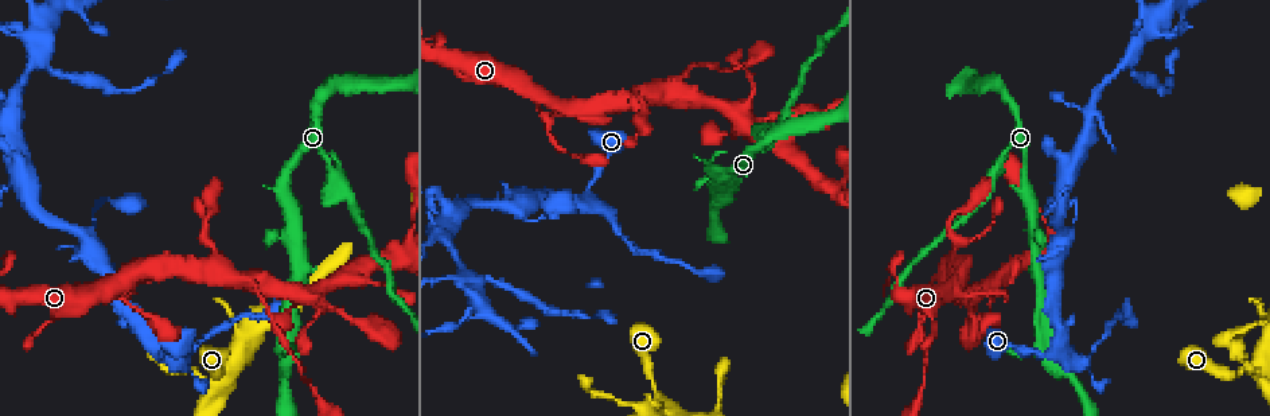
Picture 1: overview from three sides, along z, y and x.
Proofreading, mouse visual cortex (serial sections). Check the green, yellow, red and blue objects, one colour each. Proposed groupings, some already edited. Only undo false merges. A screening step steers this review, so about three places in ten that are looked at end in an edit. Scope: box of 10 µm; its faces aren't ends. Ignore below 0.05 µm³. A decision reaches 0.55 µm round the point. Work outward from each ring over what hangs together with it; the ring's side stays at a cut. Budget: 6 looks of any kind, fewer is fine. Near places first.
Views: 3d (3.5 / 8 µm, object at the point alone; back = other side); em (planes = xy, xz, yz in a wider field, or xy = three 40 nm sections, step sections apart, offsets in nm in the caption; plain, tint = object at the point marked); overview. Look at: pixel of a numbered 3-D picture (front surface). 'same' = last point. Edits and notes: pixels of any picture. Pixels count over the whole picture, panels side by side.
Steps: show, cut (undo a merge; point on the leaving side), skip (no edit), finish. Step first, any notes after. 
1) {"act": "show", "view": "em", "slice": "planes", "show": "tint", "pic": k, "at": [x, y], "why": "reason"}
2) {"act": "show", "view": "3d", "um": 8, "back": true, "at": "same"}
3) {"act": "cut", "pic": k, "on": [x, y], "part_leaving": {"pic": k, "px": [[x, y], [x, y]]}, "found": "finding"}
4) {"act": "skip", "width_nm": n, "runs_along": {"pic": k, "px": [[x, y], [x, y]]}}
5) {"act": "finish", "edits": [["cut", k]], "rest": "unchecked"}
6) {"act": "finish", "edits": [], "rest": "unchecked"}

{"act": "show", "view": "3d", "um": 3.5, "pic": 1, "at": [96, 207]}

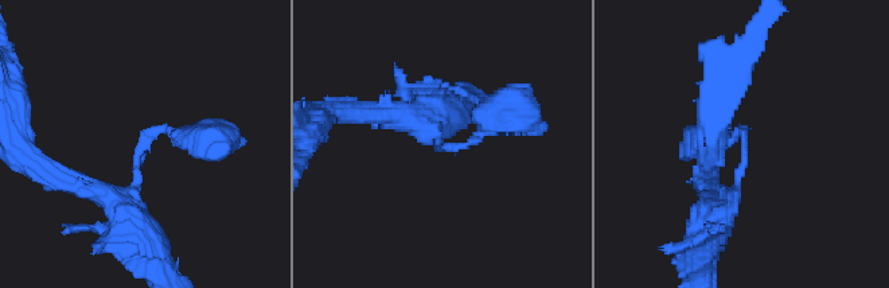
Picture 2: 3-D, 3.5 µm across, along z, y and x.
{"act": "show", "view": "em", "slice": "xy", "step": 1, "show": "tint", "pic": 2, "at": [743, 143], "arm_widths_nm": [300, 350]}

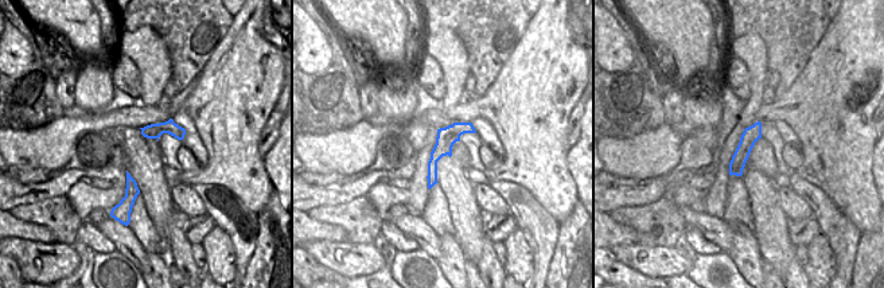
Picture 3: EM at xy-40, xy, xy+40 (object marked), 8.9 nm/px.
{"act": "skip", "width_nm": 190, "runs_along": {"pic": 3, "px": [[468, 125], [436, 154], [431, 182]]}, "found": "all the same cell"}

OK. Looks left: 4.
{"act": "show", "view": "3d", "um": 3.5, "pic": 1, "at": [680, 83], "why": "three-way junction"}

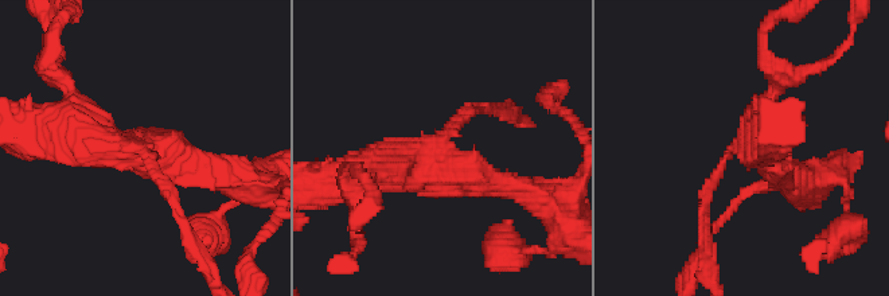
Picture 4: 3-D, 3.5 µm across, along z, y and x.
{"act": "show", "view": "em", "slice": "xy", "step": 3, "show": "tint", "pic": 4, "at": [137, 150]}

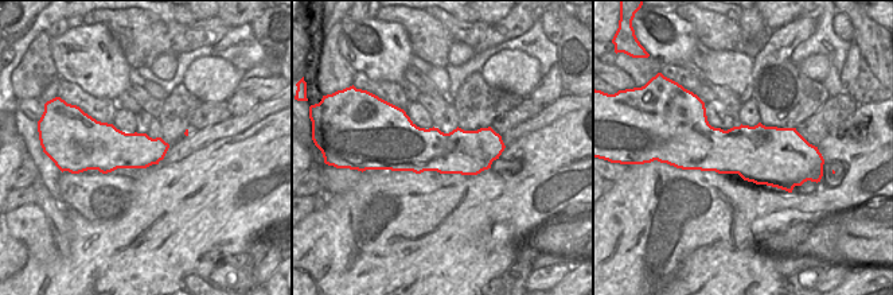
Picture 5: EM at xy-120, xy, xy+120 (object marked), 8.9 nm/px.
{"act": "skip", "arms": 3, "arm_widths_nm": [150, 350, 500], "runs_along": {"pic": 4, "px": [[69, 127], [143, 148], [180, 218]]}, "found": "all the same cell"}

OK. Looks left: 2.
{"act": "show", "view": "em", "slice": "planes", "show": "tint", "pic": 1, "at": [330, 167]}

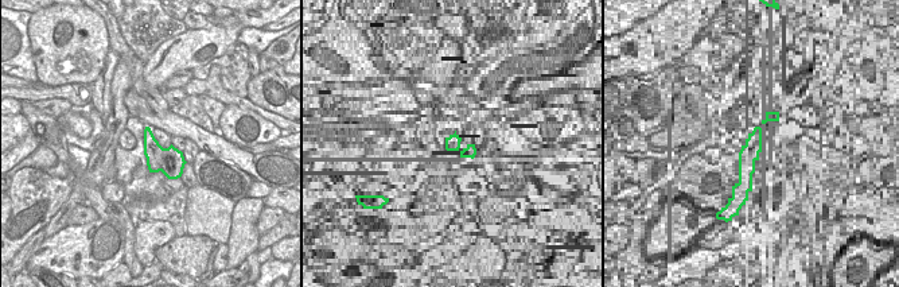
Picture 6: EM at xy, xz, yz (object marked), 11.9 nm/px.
{"act": "show", "view": "3d", "um": 3.5, "at": "same"}

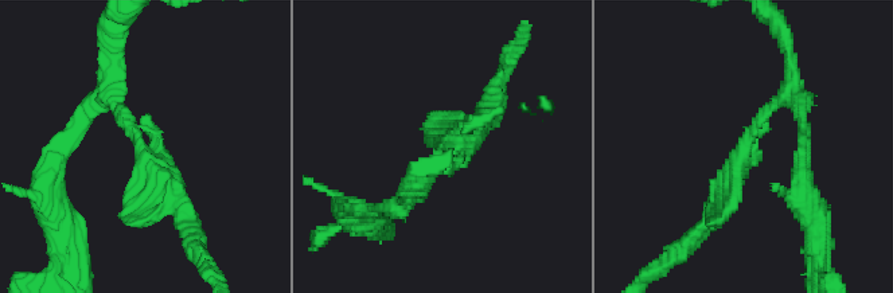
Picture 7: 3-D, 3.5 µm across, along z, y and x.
{"act": "cut", "pic": 7, "on": [683, 245], "part_leaving": {"pic": 7, "px": [[159, 178], [188, 218], [205, 268]]}, "found": "a second cell is stuck on"}

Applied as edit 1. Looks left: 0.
{"act": "finish", "edits": [["cut", 7]], "rest": "unchecked"}

